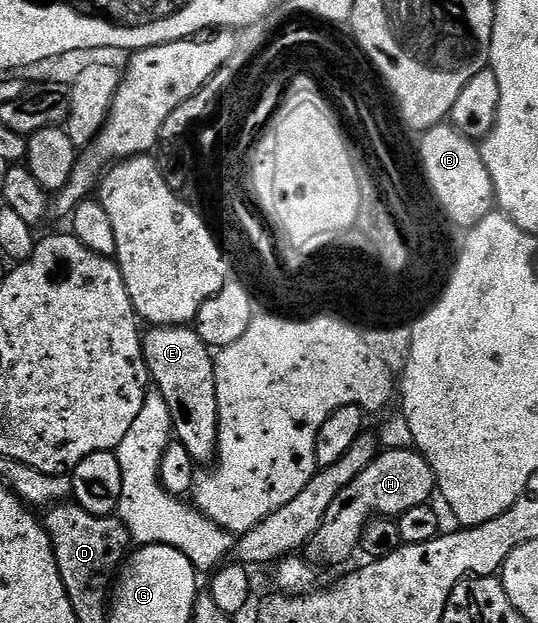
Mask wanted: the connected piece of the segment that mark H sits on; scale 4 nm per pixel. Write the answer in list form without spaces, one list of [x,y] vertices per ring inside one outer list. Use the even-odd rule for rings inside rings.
[[[415,449],[384,450],[377,453],[376,459],[368,465],[366,472],[362,472],[362,476],[354,476],[354,480],[350,480],[350,484],[346,484],[346,488],[342,488],[342,492],[334,496],[334,504],[326,508],[326,516],[318,532],[314,532],[314,536],[308,541],[307,557],[313,563],[321,562],[324,566],[336,566],[339,562],[346,561],[352,553],[357,553],[362,528],[370,519],[399,519],[410,508],[425,505],[435,490],[434,472]]]

